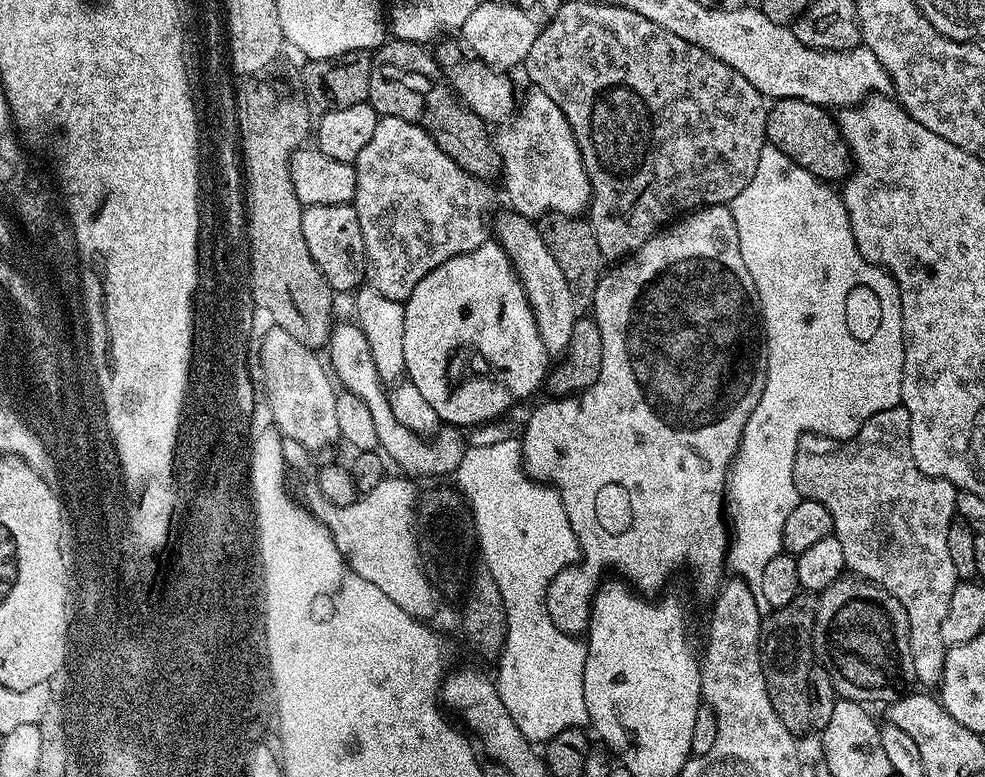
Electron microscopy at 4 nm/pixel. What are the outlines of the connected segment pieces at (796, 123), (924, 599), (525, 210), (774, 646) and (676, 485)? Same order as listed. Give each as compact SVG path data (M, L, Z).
M798 98L772 100L766 122L766 140L773 144L786 158L798 162L802 170L810 170L825 182L843 182L853 167L852 152L840 132L837 117L827 107Z
M902 406L882 410L882 414L874 414L874 418L867 420L862 426L862 430L858 430L856 436L843 442L830 442L826 436L805 435L794 458L794 482L798 486L803 499L822 502L822 506L826 506L826 510L830 510L833 533L838 538L838 542L842 542L842 554L846 554L845 569L851 575L861 576L863 580L869 580L872 584L877 584L880 588L886 589L898 598L898 602L902 602L902 606L908 612L908 621L910 622L914 677L924 684L939 685L944 669L944 654L946 651L946 646L942 642L942 618L946 618L946 610L950 610L950 598L954 594L958 583L958 577L954 570L954 558L950 558L950 546L948 545L950 526L958 516L956 509L958 490L949 480L943 480L937 476L928 476L922 470L918 470L918 462L914 462L914 454L910 450L910 414Z
M529 87L514 115L495 129L494 139L502 165L504 192L511 211L539 218L548 212L583 217L592 200L590 178L566 116L541 88Z
M798 595L787 606L771 609L760 621L760 661L766 690L770 694L770 706L774 706L774 714L778 714L782 726L794 734L813 731L808 679L814 663L812 639L816 601L815 595Z
M710 204L677 219L613 268L616 268L613 272L612 269L605 271L600 277L590 309L598 326L598 334L602 334L602 370L598 374L598 382L594 382L583 392L552 398L549 399L549 404L538 405L529 414L528 425L525 426L524 436L520 440L525 472L533 480L555 488L562 498L562 506L566 506L566 518L570 518L570 526L580 543L582 559L554 574L554 578L548 581L546 590L546 610L550 614L550 622L554 622L554 626L558 626L558 630L562 630L567 636L574 637L587 633L588 621L592 618L592 600L605 579L604 572L612 571L612 574L627 581L637 593L656 594L683 564L688 564L701 594L708 598L715 597L726 576L726 549L730 543L730 532L726 527L728 469L731 468L740 445L742 430L750 414L754 414L754 406L758 406L758 398L762 398L762 390L766 386L768 353L764 339L764 321L760 314L760 299L756 293L754 278L750 278L750 270L746 270L746 261L742 259L742 246L738 246L738 226L734 226L729 205Z

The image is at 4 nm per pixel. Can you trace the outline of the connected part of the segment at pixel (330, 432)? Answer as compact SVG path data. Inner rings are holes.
M275 326L269 327L269 329L269 332L264 336L264 341L260 344L260 364L264 367L264 380L268 383L268 406L272 410L271 423L277 431L280 432L280 435L284 440L293 440L294 442L298 442L301 446L303 446L303 448L308 449L309 453L316 454L316 451L318 451L319 448L328 448L332 443L341 439L337 421L337 407L335 406L335 400L338 392L335 387L333 387L334 389L328 388L331 384L334 384L333 377L330 375L325 361L321 359L321 357L320 361L319 358L316 357L319 355L317 355L313 349L302 346L302 342L298 342L298 338L290 338L290 334L286 334L286 330L282 330L281 328Z

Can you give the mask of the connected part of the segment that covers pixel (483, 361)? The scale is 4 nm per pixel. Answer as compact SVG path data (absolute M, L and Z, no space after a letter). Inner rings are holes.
M489 238L482 246L478 246L478 250L458 254L454 258L442 262L442 266L430 270L430 274L426 274L426 278L422 278L422 282L418 282L418 286L414 286L414 290L408 295L408 299L403 301L403 305L405 329L402 330L402 343L407 383L418 386L420 393L426 397L426 402L430 402L434 414L438 414L438 418L445 425L467 430L467 428L474 427L475 424L484 424L487 420L496 420L503 412L510 411L519 400L534 395L545 383L550 371L550 357L542 346L542 338L538 338L538 326L534 322L534 314L528 304L524 287L520 284L516 271L512 268L506 250L502 250L502 246L496 243L495 239Z

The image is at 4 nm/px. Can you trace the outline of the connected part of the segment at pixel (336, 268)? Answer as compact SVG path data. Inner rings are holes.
M352 204L338 206L310 206L302 214L302 234L310 249L314 266L322 270L322 278L333 293L355 293L366 280L366 246L362 242L362 226L358 226L358 214Z

